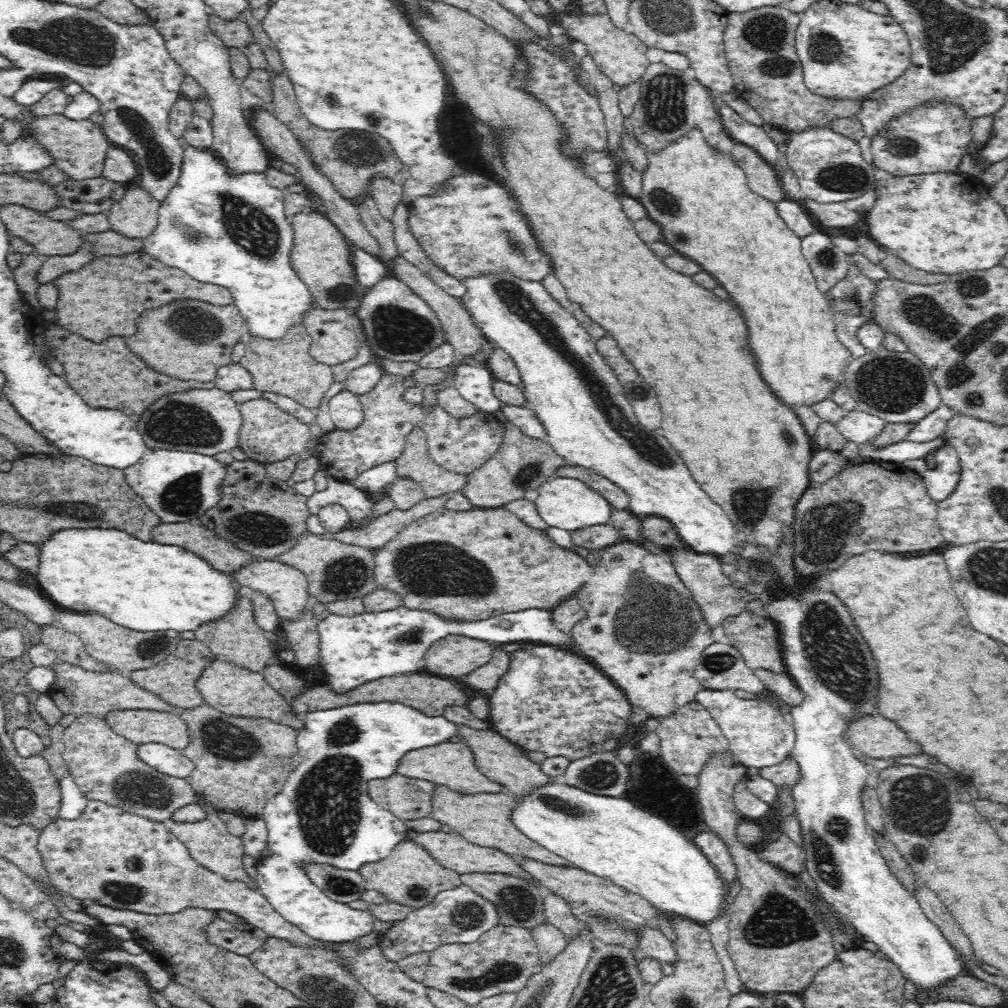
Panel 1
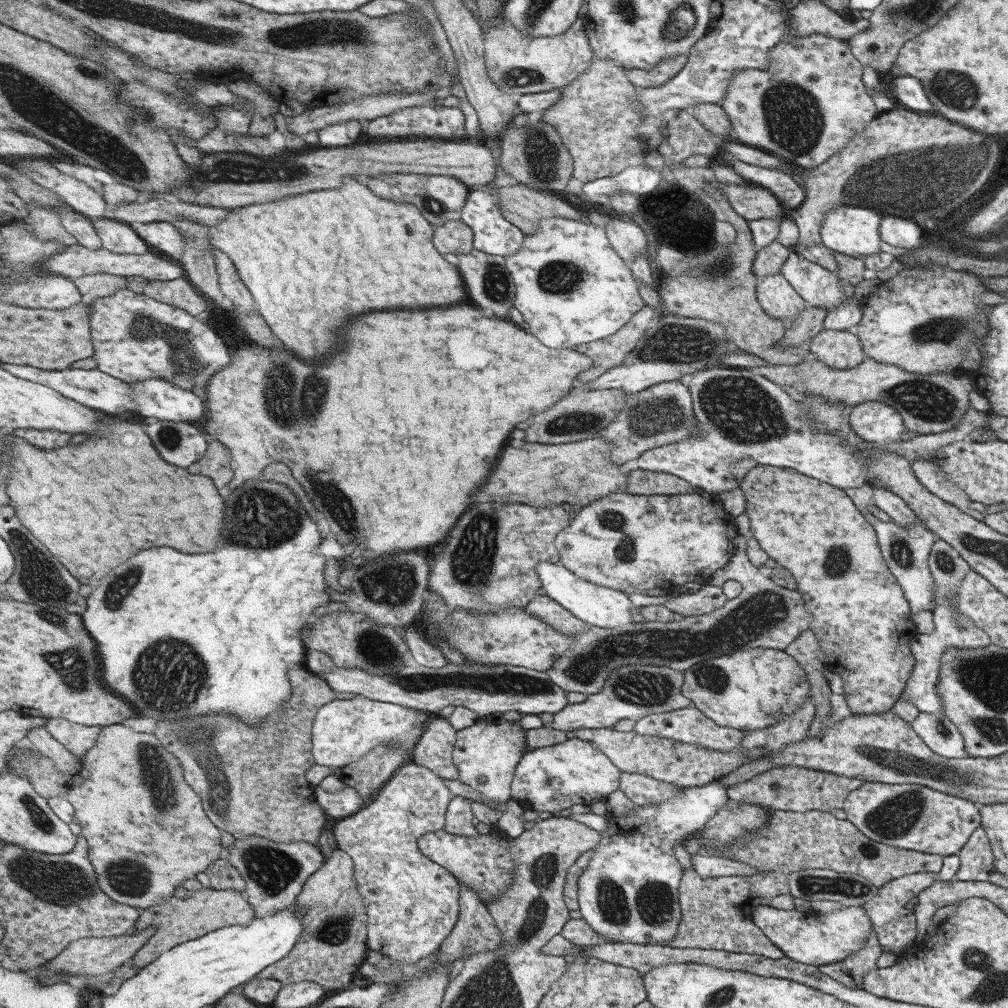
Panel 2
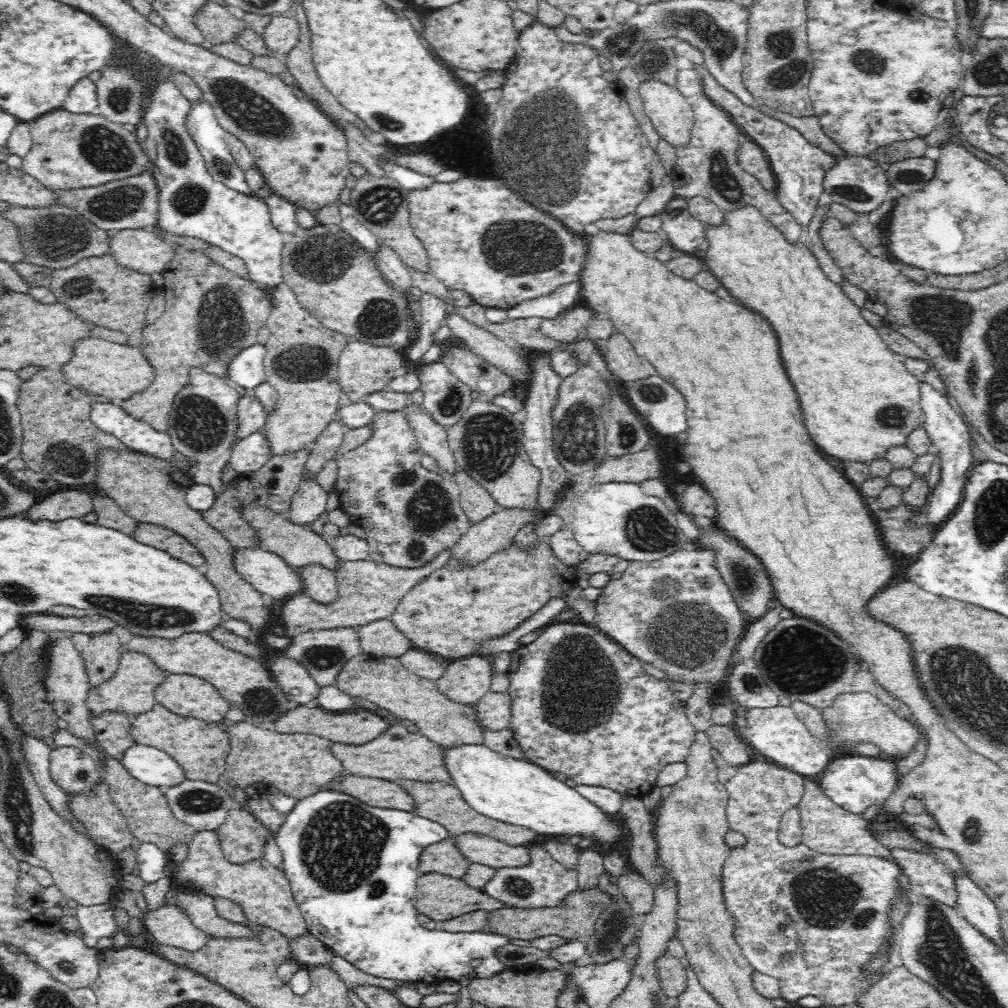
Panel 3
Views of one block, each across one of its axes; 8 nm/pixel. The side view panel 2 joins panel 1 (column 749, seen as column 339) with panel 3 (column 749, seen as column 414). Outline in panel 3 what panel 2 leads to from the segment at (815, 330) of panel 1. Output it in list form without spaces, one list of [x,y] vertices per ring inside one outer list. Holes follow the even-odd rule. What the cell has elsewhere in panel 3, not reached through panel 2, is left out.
[[[742,206],[742,208],[732,208],[732,210],[726,210],[724,212],[726,218],[722,220],[720,226],[710,226],[706,230],[706,236],[708,236],[708,242],[710,242],[710,248],[706,250],[704,254],[704,264],[708,264],[708,270],[712,270],[712,274],[722,282],[722,286],[726,290],[730,290],[732,296],[744,300],[742,304],[748,306],[748,308],[754,308],[756,312],[760,312],[762,316],[770,316],[768,322],[772,324],[772,328],[778,332],[778,342],[780,342],[780,352],[782,352],[782,360],[784,360],[784,368],[798,392],[798,398],[800,398],[800,404],[802,404],[802,412],[804,412],[804,420],[806,420],[806,428],[812,436],[812,440],[824,450],[828,452],[830,456],[834,458],[840,458],[840,460],[854,460],[854,462],[872,462],[872,460],[886,460],[886,450],[888,448],[894,448],[894,446],[904,446],[906,444],[906,438],[912,430],[920,428],[916,422],[918,418],[922,420],[922,406],[920,406],[920,384],[916,380],[914,374],[910,374],[906,370],[906,366],[900,362],[902,358],[896,360],[898,354],[892,354],[892,350],[886,346],[886,342],[878,336],[878,328],[870,326],[862,314],[860,314],[860,308],[854,306],[852,300],[848,300],[848,296],[842,292],[840,284],[832,282],[824,270],[820,268],[820,262],[818,258],[812,254],[812,250],[804,244],[804,242],[790,242],[786,240],[786,236],[778,230],[778,226],[774,226],[766,216],[762,216],[756,208],[752,206]]]

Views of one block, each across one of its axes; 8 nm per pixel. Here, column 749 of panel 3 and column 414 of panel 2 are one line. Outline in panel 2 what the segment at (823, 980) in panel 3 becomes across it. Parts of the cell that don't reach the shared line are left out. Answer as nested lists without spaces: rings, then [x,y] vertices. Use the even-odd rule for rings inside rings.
[[[417,764],[401,766],[385,782],[385,786],[369,802],[365,802],[353,816],[345,814],[333,832],[337,846],[343,852],[351,854],[355,870],[353,874],[355,886],[361,898],[365,900],[367,950],[377,950],[405,964],[417,962],[439,950],[439,946],[451,934],[459,918],[459,880],[447,868],[431,862],[417,846],[421,834],[443,830],[445,810],[451,800],[441,780],[443,778],[439,778],[437,774],[433,774],[423,766]]]

